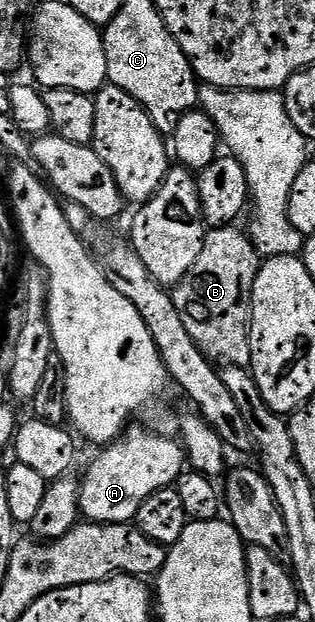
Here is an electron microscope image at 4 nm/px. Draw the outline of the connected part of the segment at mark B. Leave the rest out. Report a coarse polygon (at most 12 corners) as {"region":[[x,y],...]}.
{"region":[[208,230],[173,294],[208,359],[250,368],[248,232]]}

